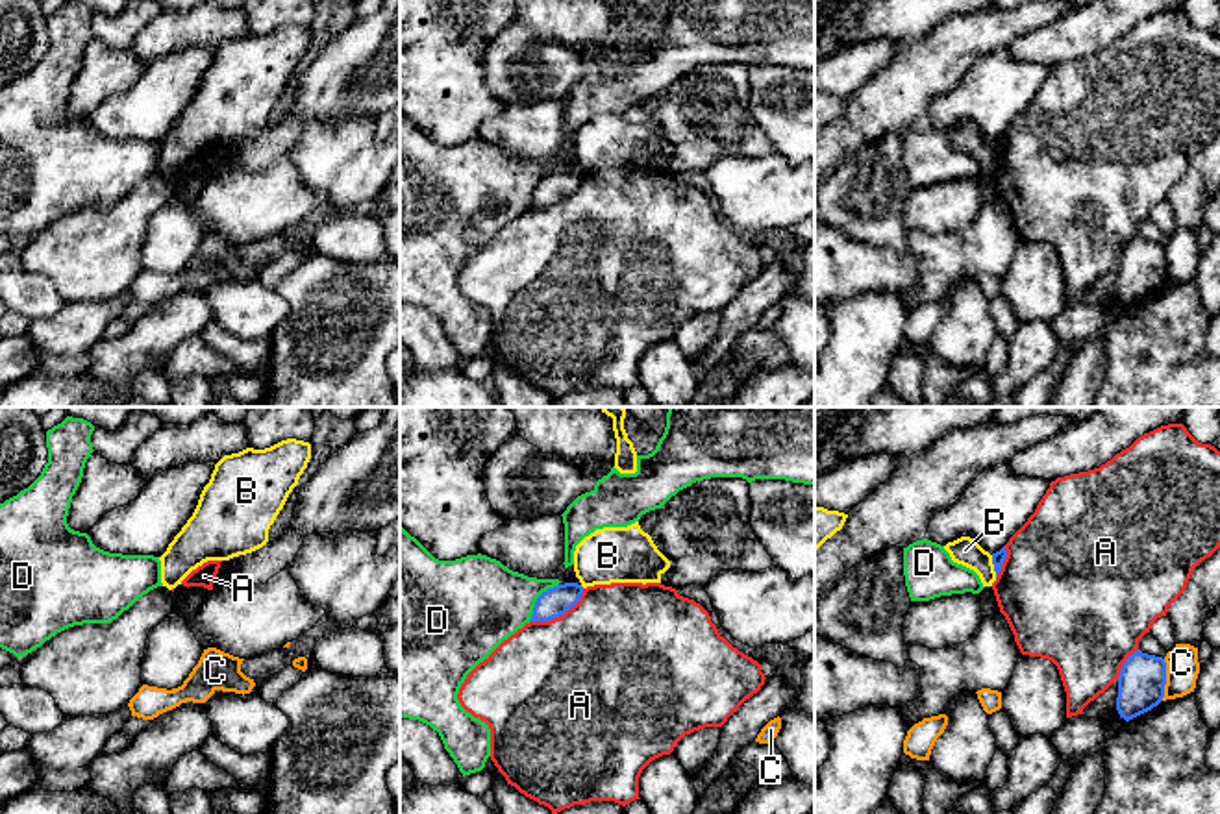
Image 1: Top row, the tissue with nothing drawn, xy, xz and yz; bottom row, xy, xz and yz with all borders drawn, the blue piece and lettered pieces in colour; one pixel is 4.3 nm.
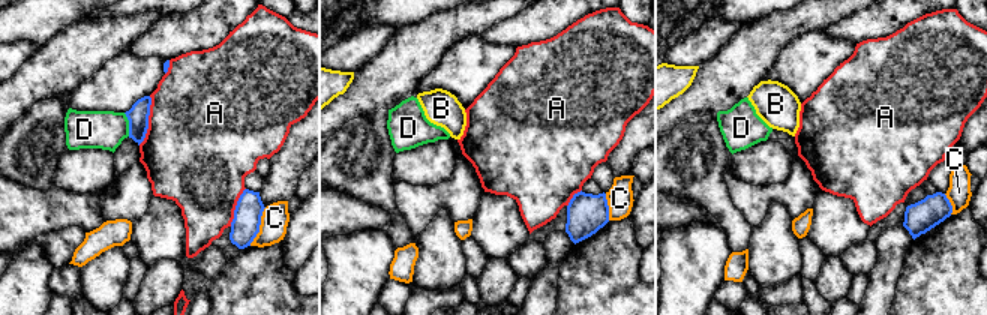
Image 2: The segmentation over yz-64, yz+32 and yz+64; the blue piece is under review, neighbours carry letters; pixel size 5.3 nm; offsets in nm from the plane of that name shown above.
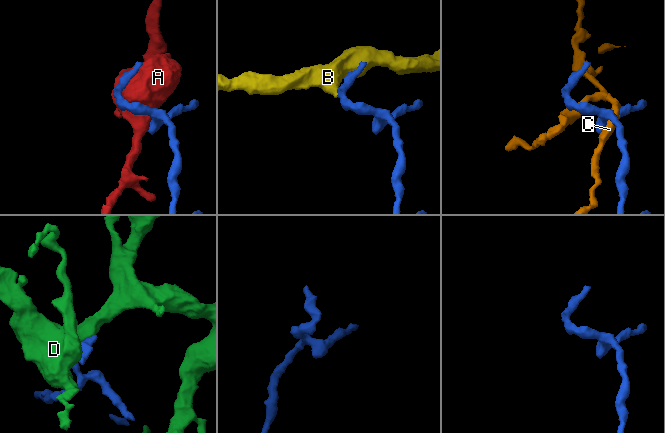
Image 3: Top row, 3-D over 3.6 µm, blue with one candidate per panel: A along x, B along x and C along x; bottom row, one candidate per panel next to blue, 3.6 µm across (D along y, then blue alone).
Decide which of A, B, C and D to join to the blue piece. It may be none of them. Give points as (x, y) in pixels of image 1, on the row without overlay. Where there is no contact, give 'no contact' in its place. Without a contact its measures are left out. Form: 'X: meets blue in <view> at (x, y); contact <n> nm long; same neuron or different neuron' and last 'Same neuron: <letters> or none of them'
A: meets blue in xz at (560, 200); contact 280 nm long; different neuron
B: meets blue in yz at (995, 152); contact 100 nm long; different neuron
C: meets blue in yz at (1165, 265); contact 180 nm long; different neuron
D: meets blue in xz at (537, 185); contact 220 nm long; different neuron
Same neuron: none of them

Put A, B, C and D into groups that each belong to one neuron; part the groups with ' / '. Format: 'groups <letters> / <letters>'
groups A / B / C / D

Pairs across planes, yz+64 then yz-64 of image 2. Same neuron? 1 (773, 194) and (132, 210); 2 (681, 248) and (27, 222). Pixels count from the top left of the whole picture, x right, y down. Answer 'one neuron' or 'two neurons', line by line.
1: one neuron
2: two neurons

